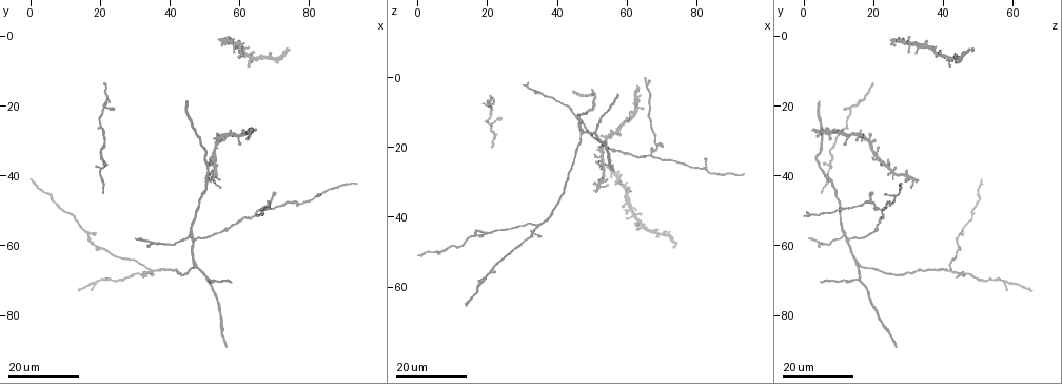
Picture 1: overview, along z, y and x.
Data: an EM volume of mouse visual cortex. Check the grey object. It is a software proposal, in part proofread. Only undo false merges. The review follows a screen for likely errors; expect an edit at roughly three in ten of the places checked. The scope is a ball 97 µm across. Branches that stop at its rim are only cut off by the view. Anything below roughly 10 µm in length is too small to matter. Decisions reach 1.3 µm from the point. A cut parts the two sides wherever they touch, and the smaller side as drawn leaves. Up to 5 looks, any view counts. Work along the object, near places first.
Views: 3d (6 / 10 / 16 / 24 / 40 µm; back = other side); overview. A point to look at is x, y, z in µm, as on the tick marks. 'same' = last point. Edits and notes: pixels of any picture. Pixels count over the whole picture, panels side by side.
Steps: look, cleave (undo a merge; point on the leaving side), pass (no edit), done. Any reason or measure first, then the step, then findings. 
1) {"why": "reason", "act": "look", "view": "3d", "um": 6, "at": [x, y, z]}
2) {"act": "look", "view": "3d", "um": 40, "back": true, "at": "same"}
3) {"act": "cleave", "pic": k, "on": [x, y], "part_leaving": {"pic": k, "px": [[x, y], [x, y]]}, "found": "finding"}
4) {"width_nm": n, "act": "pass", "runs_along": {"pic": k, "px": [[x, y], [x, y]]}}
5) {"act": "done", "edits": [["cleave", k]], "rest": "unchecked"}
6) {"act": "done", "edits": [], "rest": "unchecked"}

{"why": "arms part here", "act": "look", "view": "3d", "um": 16, "at": [46.0, 57.0, 11.5]}

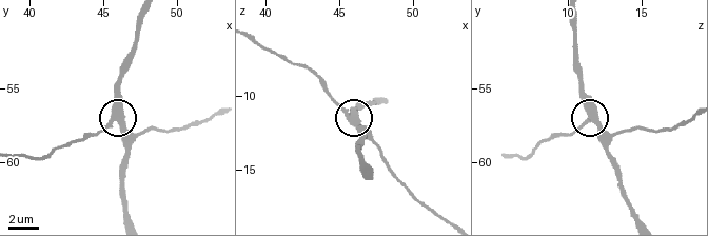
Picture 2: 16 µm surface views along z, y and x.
{"act": "look", "view": "3d", "um": 6, "at": [45.8, 57.2, 11.4]}

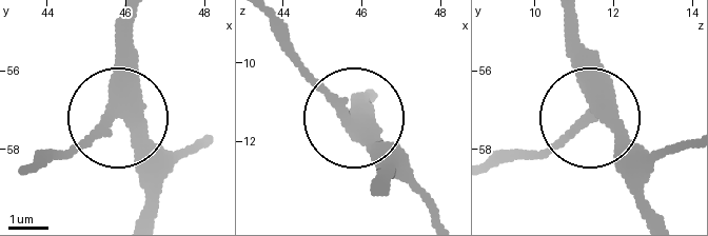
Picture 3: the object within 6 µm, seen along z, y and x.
{"width_nm": 350, "act": "pass", "found": "all the same neuron"}

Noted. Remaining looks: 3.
{"why": "side arm on a straight run", "act": "look", "view": "3d", "um": 16, "at": [34.5, 67.0, 42.0]}

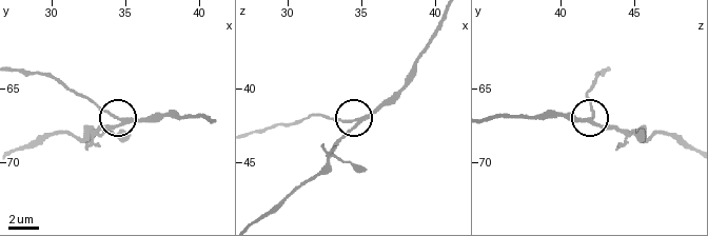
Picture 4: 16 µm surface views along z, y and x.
{"why": "closer look", "act": "look", "view": "3d", "um": 6, "at": [34.8, 67.4, 42.4]}

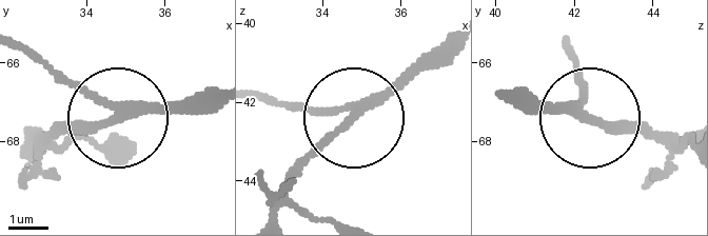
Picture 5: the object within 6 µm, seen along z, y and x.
{"side_arm_um": 35, "act": "pass", "runs_along": {"pic": 5, "px": [[499, 95], [661, 132]]}, "found": "continuous, no second neuron"}

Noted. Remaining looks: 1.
{"act": "done", "edits": [], "rest": "unchecked"}

